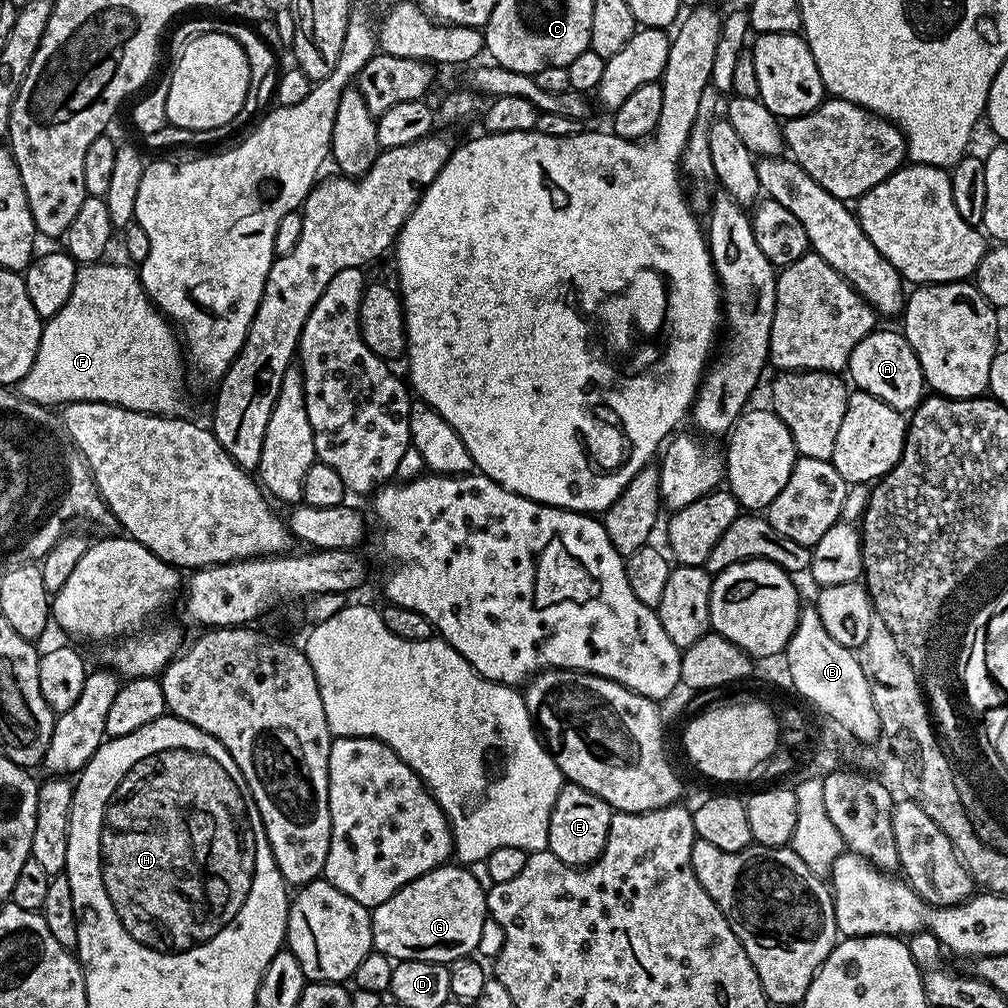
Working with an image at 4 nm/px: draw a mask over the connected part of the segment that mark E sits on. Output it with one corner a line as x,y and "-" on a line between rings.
565,783
550,814
547,851
553,852
564,864
571,864
573,868
593,864
606,846
613,811
605,800
598,798
598,794
590,794
590,790
577,784

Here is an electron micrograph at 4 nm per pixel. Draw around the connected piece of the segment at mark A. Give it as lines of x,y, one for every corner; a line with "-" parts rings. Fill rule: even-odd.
873,330
869,336
862,338
862,342
858,342
858,346
854,346
848,359
847,379
853,385
856,383
855,387
859,391
886,402
892,408
897,408
901,414
911,413
926,396
922,366
903,331
880,331

